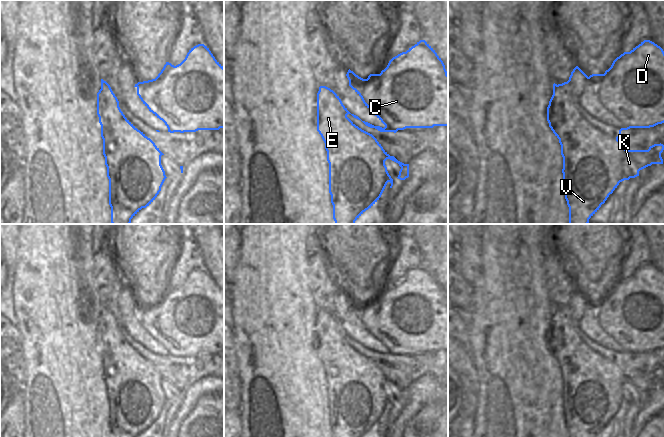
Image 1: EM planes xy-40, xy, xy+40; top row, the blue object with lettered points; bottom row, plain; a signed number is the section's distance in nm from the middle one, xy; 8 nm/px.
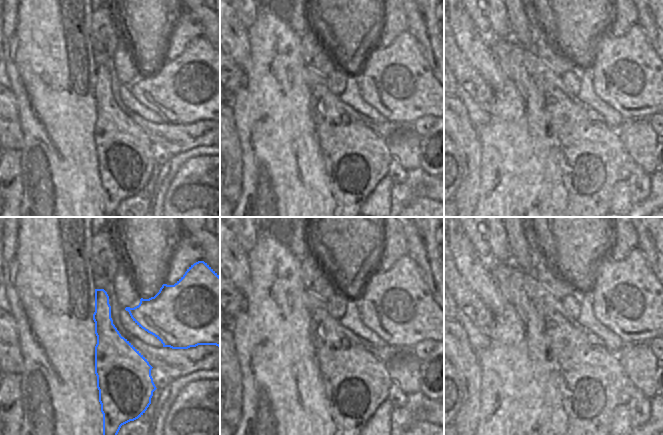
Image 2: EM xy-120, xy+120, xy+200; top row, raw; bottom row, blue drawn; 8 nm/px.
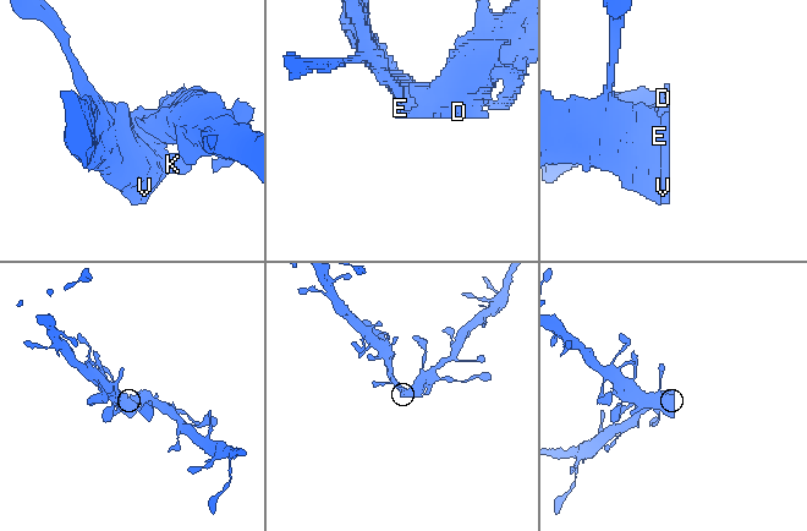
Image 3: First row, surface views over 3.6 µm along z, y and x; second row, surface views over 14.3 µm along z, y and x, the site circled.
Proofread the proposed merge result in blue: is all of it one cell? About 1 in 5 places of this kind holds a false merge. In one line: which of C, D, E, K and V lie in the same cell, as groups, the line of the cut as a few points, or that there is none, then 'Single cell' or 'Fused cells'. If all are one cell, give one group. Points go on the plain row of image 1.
Groups: C D / E K V. Split along xy+40 (558, 308), (570, 313), (592, 349), (617, 363). Fused cells.

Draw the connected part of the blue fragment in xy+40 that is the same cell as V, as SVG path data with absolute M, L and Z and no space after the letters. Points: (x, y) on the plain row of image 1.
M553 308L547 345L561 369L563 413L569 437L597 436L620 406L639 400L640 394L652 388L663 388L663 368L654 368L648 374L626 374L616 361L592 350L583 341L579 323L568 310Z

